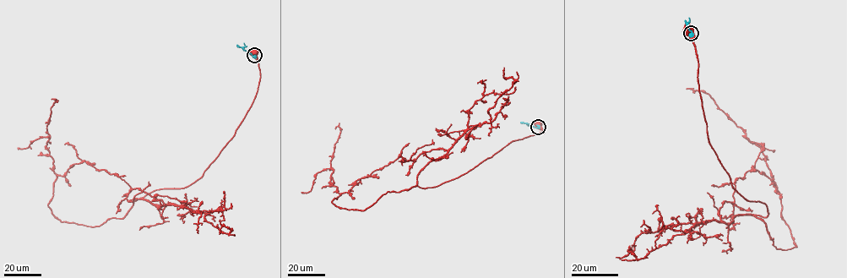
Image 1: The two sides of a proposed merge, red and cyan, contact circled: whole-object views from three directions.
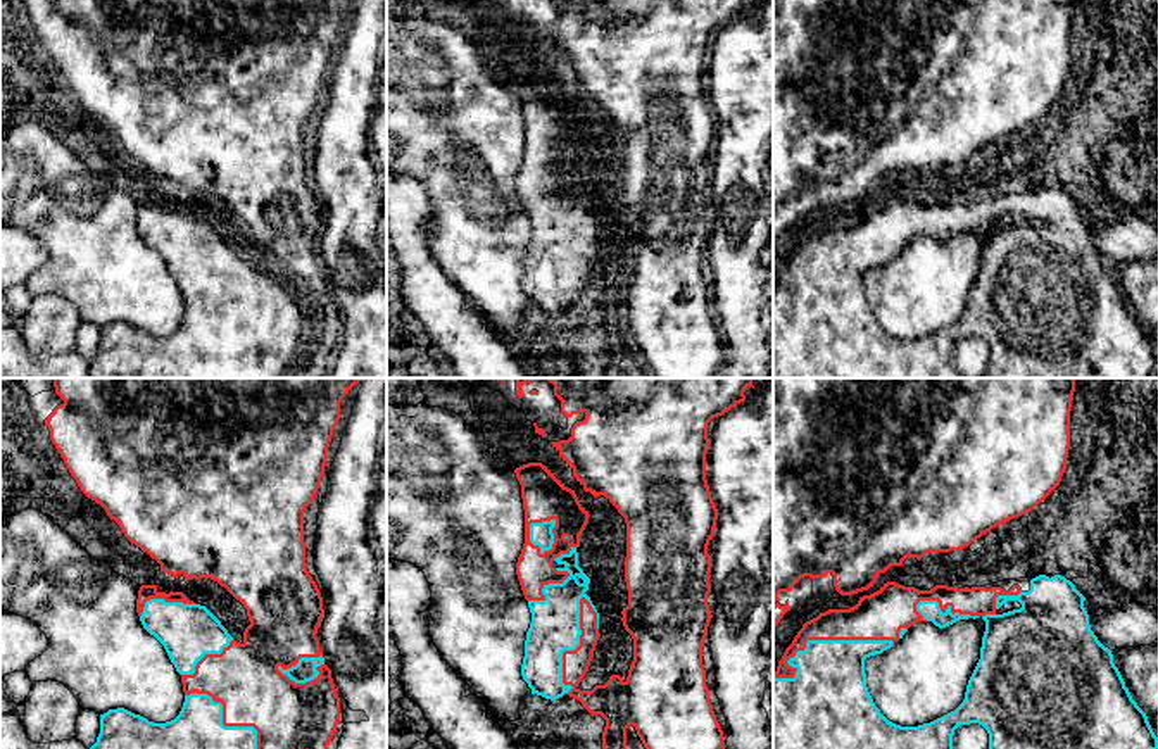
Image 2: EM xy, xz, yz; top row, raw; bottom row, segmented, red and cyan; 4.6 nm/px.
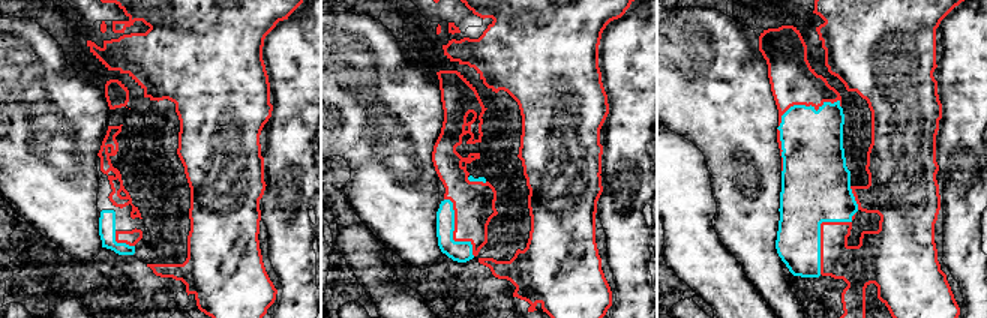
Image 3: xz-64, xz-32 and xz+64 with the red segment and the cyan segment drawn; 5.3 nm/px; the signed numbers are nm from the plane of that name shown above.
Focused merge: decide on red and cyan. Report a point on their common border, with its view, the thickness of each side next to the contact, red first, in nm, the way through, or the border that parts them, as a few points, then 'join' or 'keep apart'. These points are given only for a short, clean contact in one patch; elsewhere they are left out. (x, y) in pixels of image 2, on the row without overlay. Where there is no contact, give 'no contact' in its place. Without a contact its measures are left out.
contact yz (820, 252); calibres 190 and 360 nm; keep apart

